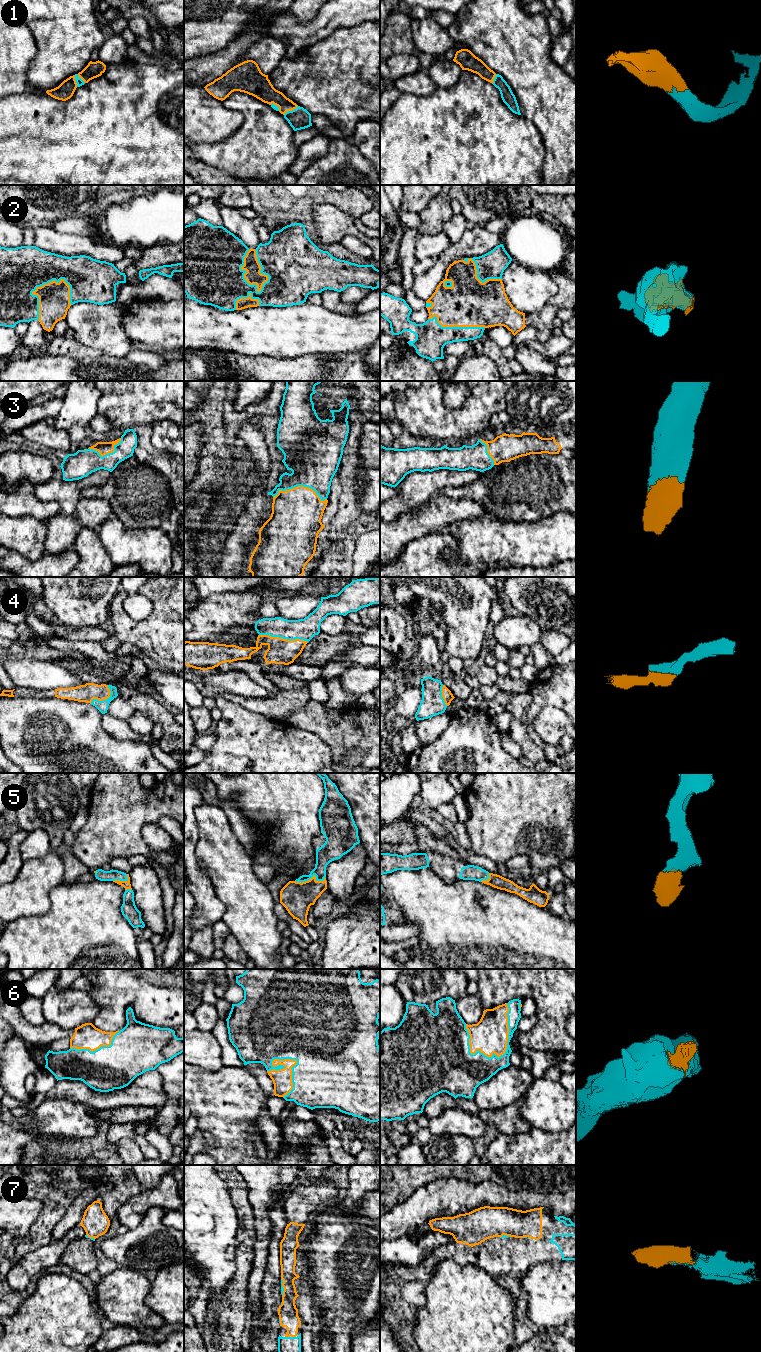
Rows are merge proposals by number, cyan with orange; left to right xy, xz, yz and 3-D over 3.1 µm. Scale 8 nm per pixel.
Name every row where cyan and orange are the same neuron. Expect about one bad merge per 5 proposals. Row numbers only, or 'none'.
1, 2, 3, 4, 5, 6, 7

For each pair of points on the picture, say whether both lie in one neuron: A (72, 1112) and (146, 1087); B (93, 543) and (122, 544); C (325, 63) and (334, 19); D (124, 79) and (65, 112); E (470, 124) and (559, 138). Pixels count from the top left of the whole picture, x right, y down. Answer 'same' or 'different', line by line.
A: different
B: different
C: different
D: same
E: different

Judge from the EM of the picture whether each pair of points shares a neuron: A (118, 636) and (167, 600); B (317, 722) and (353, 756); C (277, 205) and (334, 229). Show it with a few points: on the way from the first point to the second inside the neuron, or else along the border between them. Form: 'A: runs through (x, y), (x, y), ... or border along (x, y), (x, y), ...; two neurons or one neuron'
A: runs through (132, 632), (141, 632), (159, 614); one neuron
B: border along (363, 752), (344, 750), (340, 762); two neurons
C: border along (329, 203), (318, 203), (313, 208), (312, 222); two neurons

